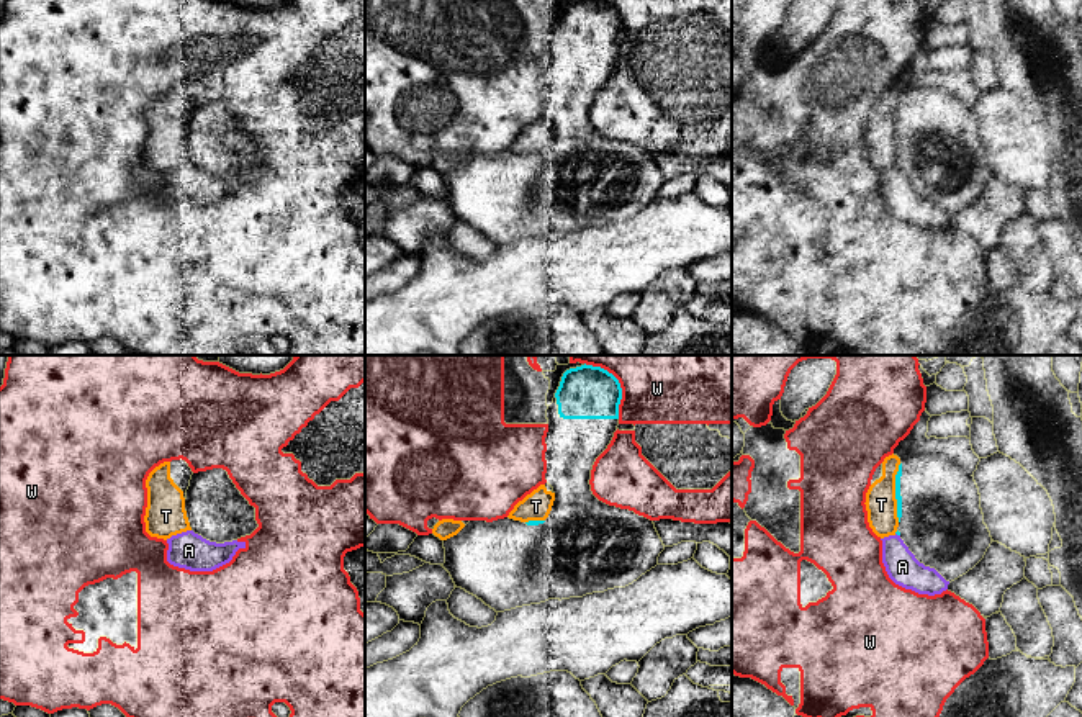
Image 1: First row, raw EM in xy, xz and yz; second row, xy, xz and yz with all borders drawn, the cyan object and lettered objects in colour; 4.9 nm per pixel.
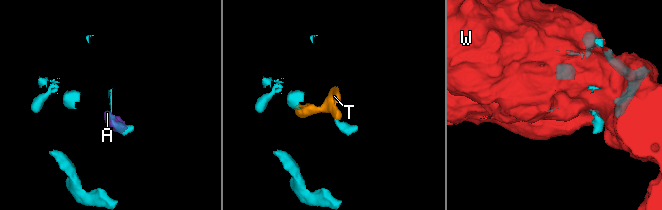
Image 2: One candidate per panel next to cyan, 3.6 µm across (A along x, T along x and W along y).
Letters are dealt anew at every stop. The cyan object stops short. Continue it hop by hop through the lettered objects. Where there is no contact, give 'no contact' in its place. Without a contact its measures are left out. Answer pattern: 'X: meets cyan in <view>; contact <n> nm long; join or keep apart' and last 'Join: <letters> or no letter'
A: meets cyan in yz; contact 30 nm long; keep apart
T: meets cyan in yz; contact 280 nm long; keep apart
W: meets cyan in xz; contact 320 nm long; keep apart
Join: no letter

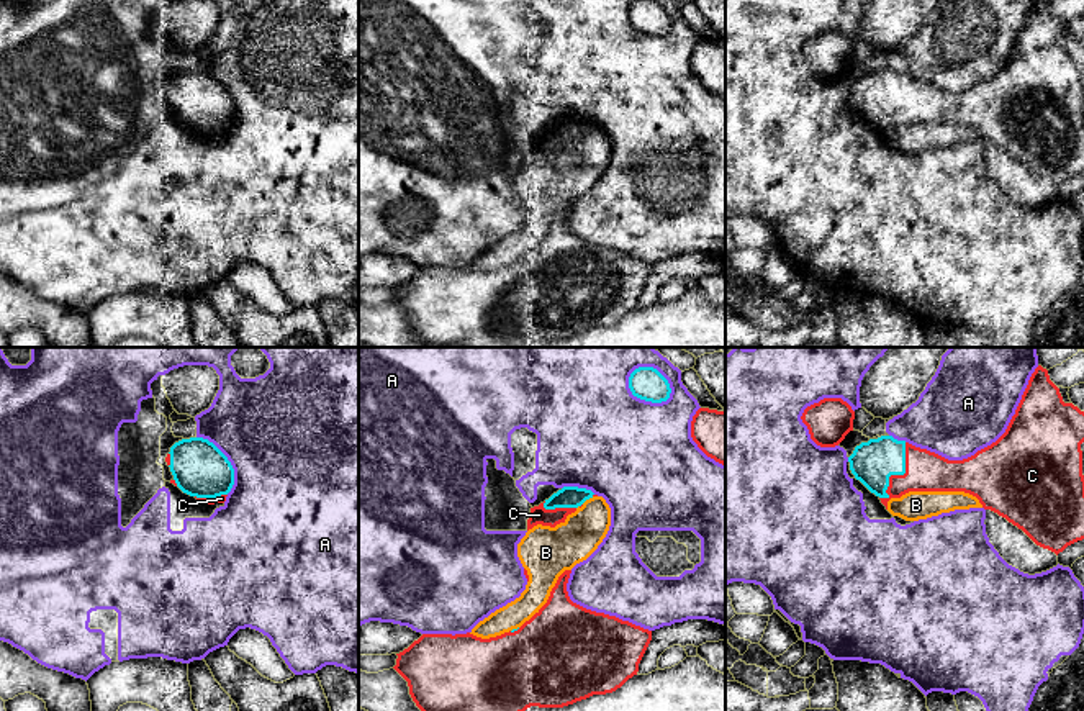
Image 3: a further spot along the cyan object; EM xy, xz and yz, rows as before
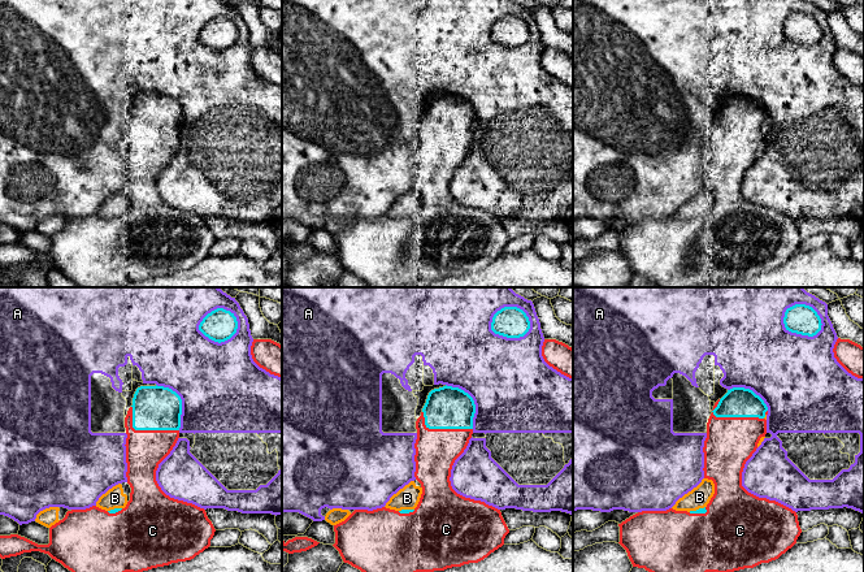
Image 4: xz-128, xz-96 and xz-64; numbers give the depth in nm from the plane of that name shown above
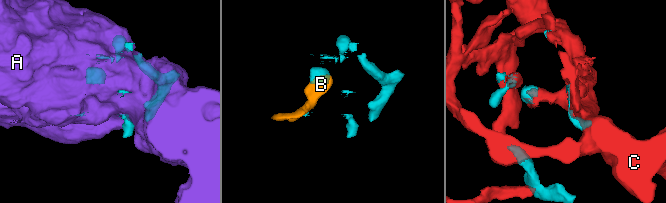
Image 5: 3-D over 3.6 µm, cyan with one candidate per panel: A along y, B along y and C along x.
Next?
A: meets cyan in xz; contact 240 nm long; keep apart
B: meets cyan in xz; contact 70 nm long; keep apart
C: meets cyan in yz; contact 300 nm long; join
Join: C

